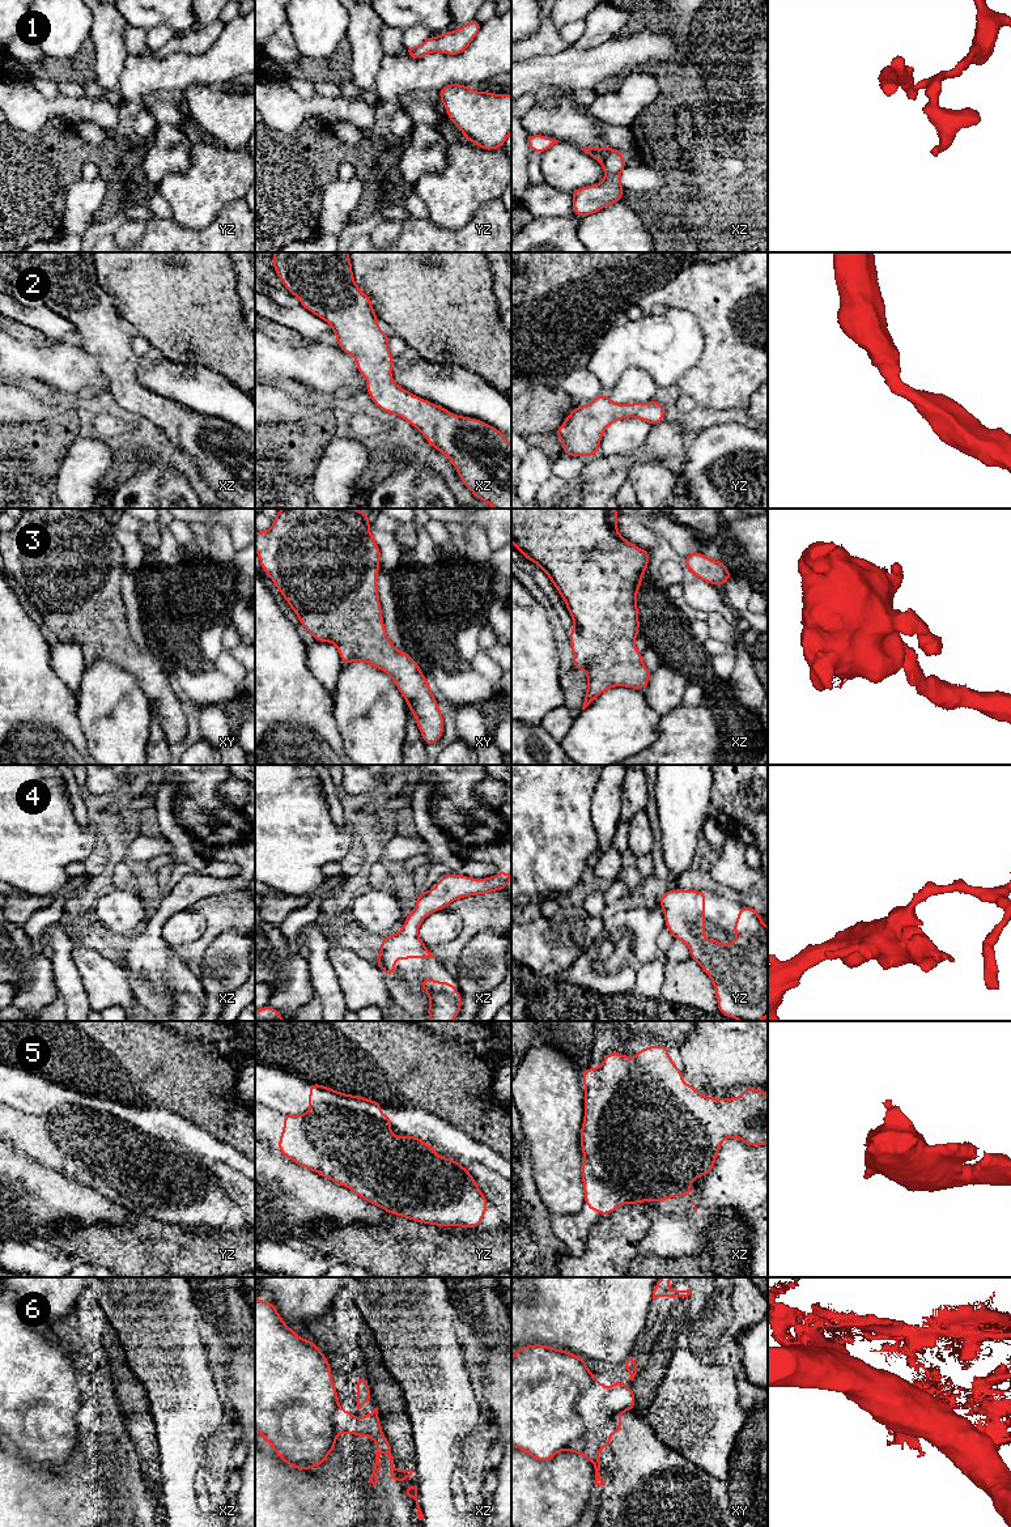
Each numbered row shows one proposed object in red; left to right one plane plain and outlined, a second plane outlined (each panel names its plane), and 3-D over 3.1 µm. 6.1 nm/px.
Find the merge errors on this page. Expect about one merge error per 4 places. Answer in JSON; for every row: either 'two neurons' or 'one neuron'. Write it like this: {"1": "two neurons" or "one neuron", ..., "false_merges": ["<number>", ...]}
{"1": "two neurons", "2": "one neuron", "3": "one neuron", "4": "one neuron", "5": "one neuron", "6": "one neuron", "false_merges": ["1"]}

